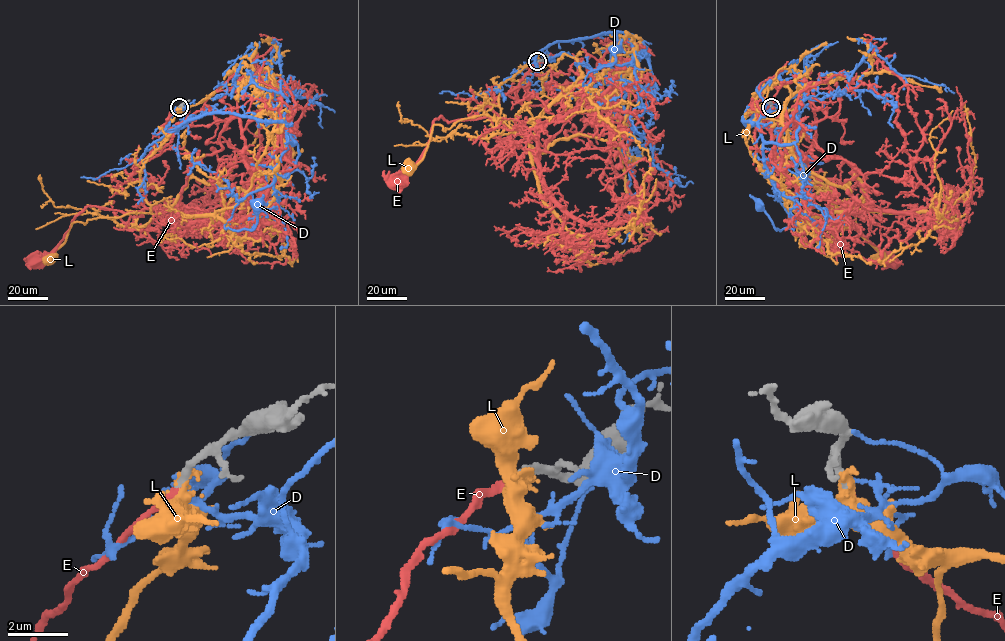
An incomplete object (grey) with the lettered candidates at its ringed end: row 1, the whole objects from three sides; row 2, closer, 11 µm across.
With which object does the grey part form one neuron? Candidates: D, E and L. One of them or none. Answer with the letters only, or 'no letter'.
E

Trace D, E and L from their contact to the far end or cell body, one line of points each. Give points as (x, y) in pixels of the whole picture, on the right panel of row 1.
D: (771, 106), (760, 120), (750, 113), (743, 119), (759, 128), (775, 198), (795, 225), (776, 229), (760, 205)
E: (771, 107), (813, 141), (813, 174), (850, 191), (853, 207), (828, 212), (890, 259)
L: (771, 106), (816, 84), (787, 102), (789, 148), (860, 180), (825, 214), (877, 259)

